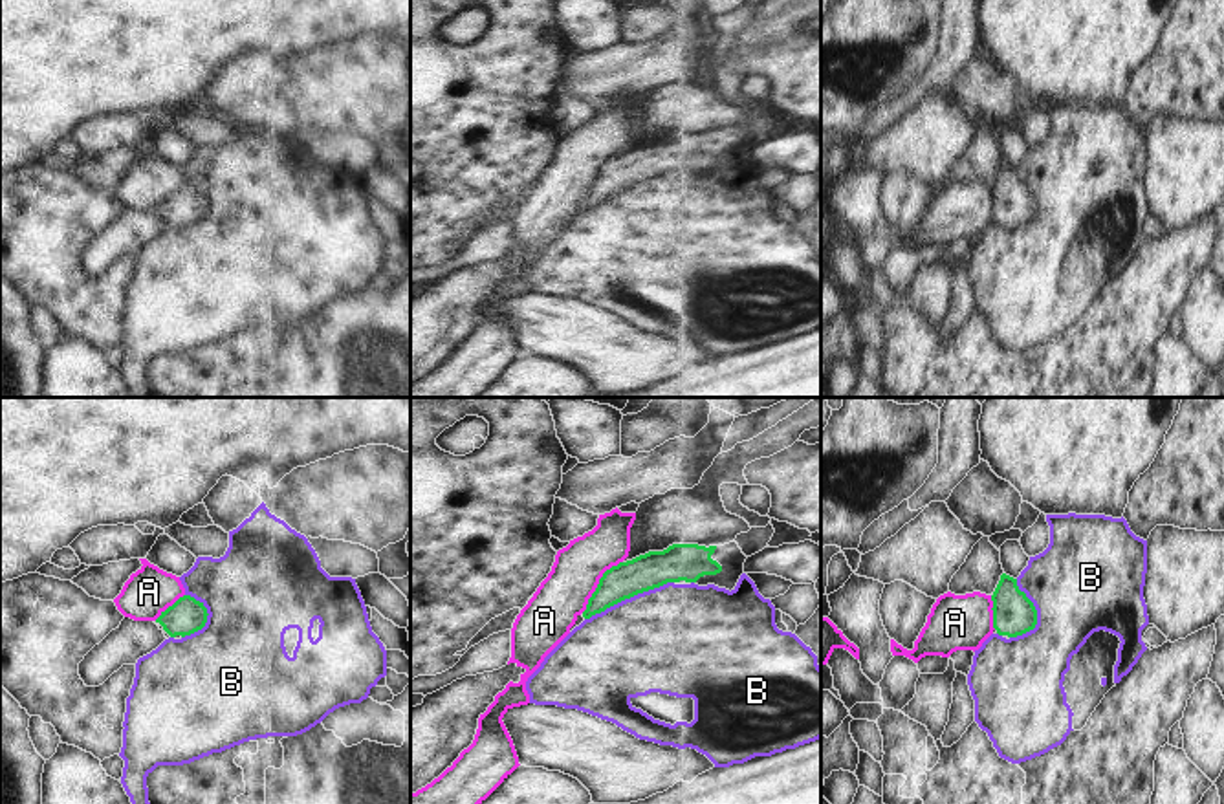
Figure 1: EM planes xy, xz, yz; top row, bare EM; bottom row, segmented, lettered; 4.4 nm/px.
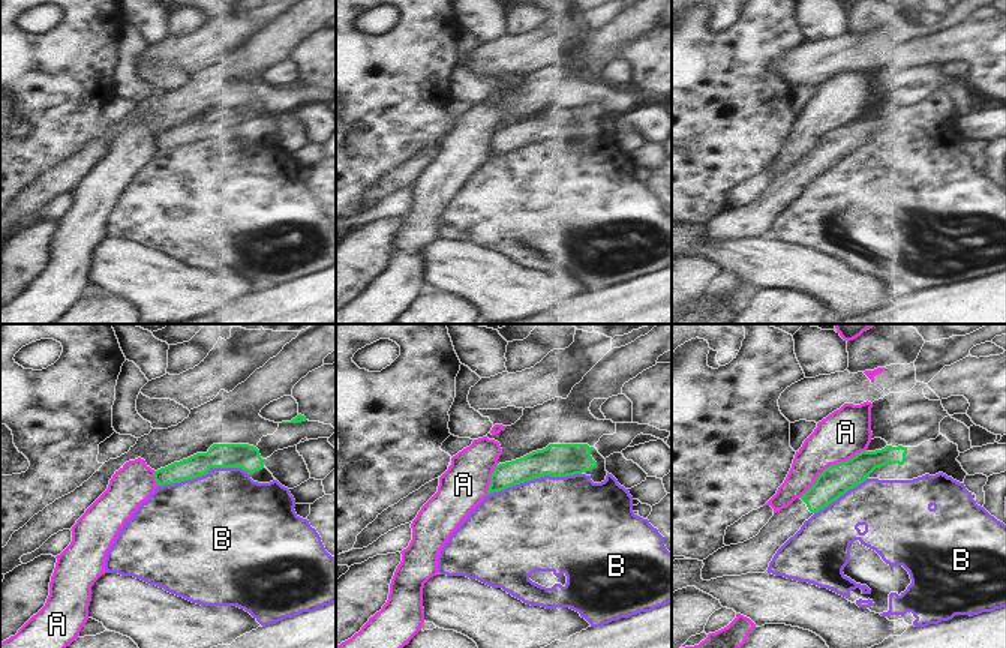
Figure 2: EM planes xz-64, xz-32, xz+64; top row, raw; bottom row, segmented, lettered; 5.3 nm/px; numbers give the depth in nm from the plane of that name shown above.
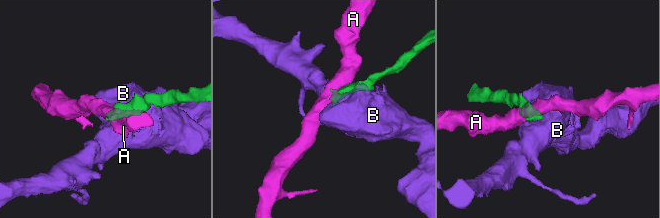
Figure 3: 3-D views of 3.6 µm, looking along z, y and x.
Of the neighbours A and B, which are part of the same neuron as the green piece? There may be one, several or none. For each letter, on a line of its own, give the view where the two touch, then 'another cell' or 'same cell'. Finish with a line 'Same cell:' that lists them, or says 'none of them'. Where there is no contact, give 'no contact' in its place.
A: xz | another cell
B: xz | another cell
Same cell: none of them

